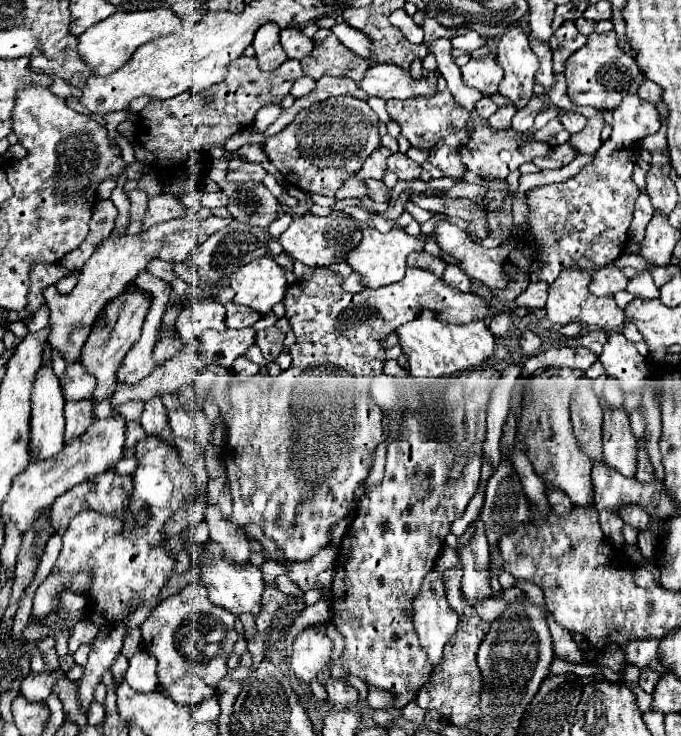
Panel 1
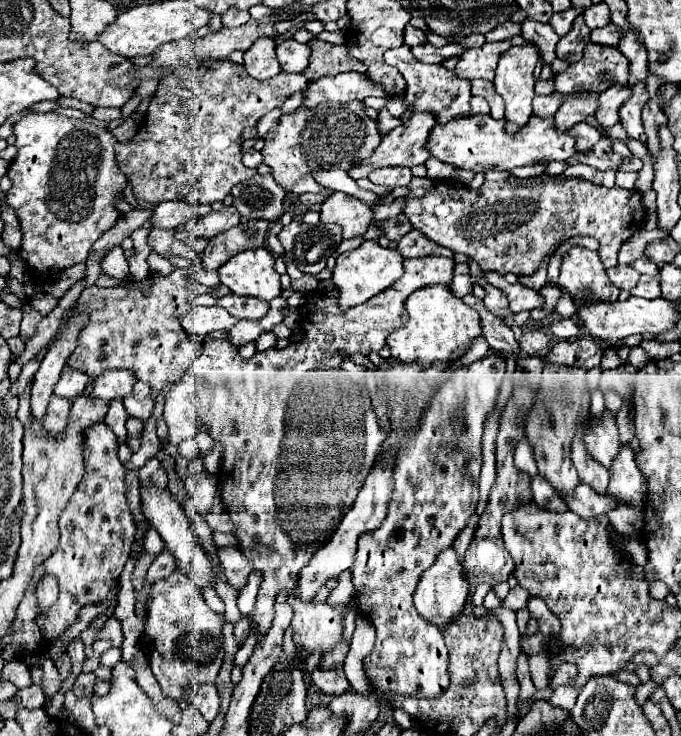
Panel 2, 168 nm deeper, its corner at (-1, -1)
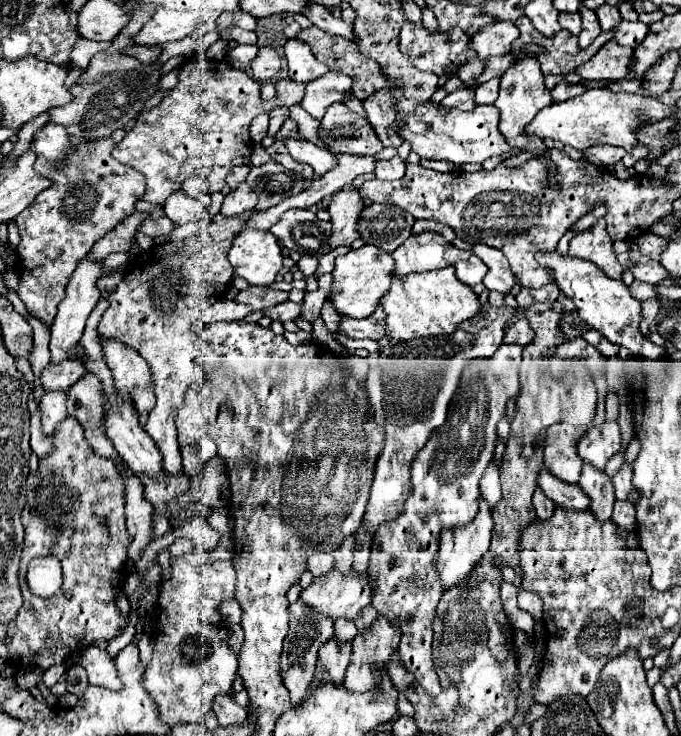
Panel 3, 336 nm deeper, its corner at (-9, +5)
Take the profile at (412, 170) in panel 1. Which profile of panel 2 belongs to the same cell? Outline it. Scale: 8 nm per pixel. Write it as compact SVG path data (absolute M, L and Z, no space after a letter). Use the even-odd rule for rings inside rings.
M383 167L369 173L371 183L375 185L387 185L387 187L405 187L411 181L411 169L409 167Z

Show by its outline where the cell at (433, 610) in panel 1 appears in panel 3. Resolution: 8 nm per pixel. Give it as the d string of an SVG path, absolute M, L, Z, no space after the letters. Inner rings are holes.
M483 499L479 501L477 517L471 523L467 523L463 527L457 527L457 529L443 529L441 531L441 541L439 541L435 569L439 571L439 583L441 583L443 589L451 589L451 587L459 585L461 581L469 579L469 575L477 567L479 559L489 551L491 531L493 531L491 509L489 509L489 505Z

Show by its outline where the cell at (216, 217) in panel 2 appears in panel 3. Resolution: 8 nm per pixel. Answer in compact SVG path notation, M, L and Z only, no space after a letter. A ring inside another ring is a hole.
M241 183L235 191L231 191L225 197L225 201L221 205L221 213L229 215L229 217L231 215L241 215L245 211L255 209L255 205L257 205L257 195L249 189L247 183Z

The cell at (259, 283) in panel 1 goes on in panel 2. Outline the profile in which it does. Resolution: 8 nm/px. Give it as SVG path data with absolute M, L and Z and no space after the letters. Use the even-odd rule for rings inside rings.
M247 249L231 257L231 261L219 267L219 279L235 295L259 297L271 301L281 295L279 273L273 269L275 257L269 249Z

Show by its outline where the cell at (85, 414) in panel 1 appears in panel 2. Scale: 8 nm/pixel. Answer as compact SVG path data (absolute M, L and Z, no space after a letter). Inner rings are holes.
M53 395L47 405L47 413L43 417L43 429L47 433L61 433L69 419L69 407L71 407L69 399Z

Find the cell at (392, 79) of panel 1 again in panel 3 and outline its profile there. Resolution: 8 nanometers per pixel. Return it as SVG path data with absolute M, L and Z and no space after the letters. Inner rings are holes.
M327 71L327 75L321 75L319 79L313 79L311 83L307 83L307 91L301 101L301 107L309 115L321 121L329 105L333 105L335 101L351 99L351 93L349 93L351 87L353 87L353 79L349 75Z

